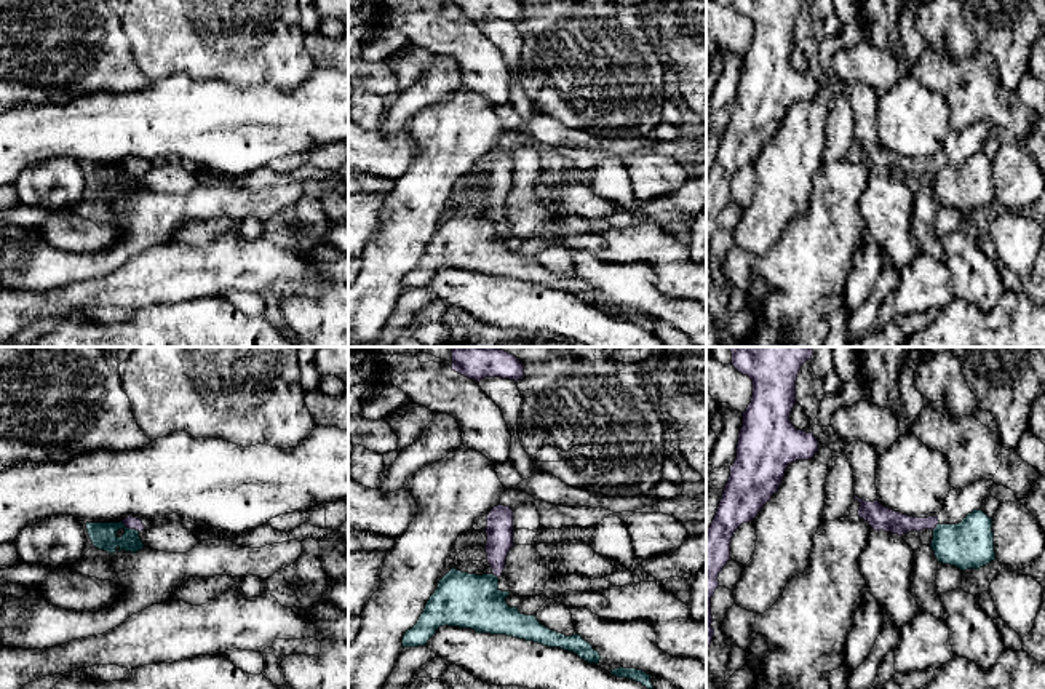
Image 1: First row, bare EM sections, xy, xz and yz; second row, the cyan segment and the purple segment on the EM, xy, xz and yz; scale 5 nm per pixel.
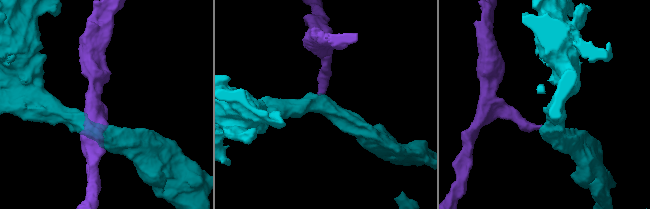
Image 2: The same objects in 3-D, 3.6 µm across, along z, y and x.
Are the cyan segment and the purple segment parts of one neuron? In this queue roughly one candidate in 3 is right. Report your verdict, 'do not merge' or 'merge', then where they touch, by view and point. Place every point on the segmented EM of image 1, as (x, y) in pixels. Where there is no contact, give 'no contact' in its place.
do not merge; meets cyan in xy at (131, 529)

